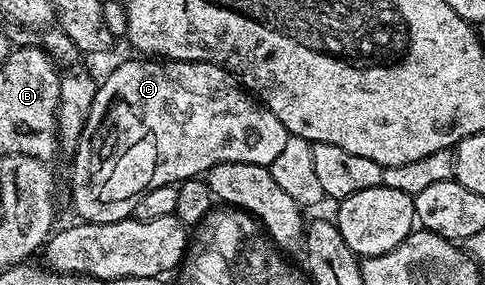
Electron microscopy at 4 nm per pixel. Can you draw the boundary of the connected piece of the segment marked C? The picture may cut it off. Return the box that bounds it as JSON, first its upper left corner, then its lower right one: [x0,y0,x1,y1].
[70,57,291,223]

